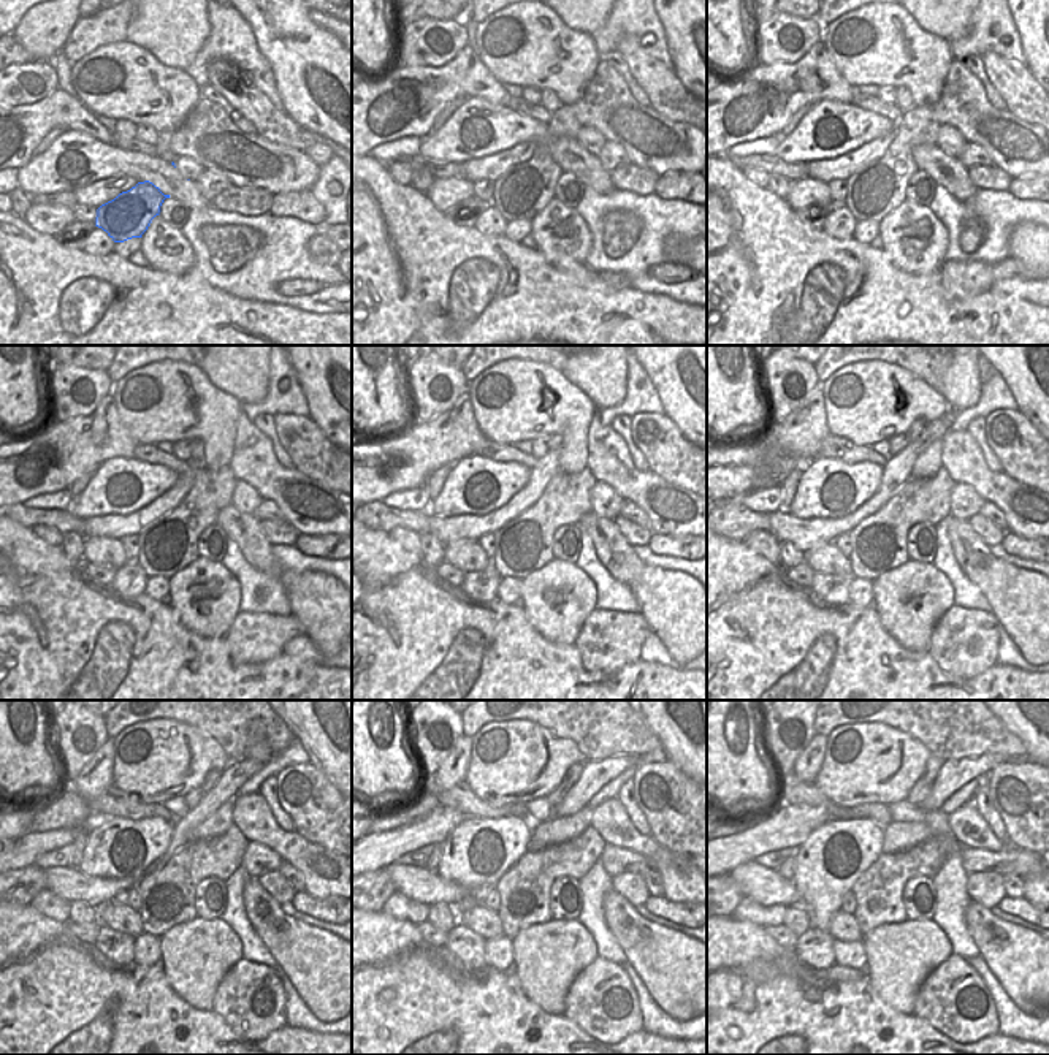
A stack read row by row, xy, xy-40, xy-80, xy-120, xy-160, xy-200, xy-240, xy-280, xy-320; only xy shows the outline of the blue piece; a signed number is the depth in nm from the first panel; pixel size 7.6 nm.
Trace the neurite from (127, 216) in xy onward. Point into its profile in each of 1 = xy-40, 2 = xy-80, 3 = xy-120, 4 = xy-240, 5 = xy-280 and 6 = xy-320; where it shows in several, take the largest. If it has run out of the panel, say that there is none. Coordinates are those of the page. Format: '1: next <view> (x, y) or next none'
1: next xy-40 (526, 189)
2: next xy-80 (877, 189)
3: next xy-120 (167, 545)
4: next xy-240 (168, 892)
5: next xy-280 (525, 889)
6: next xy-320 (878, 892)

